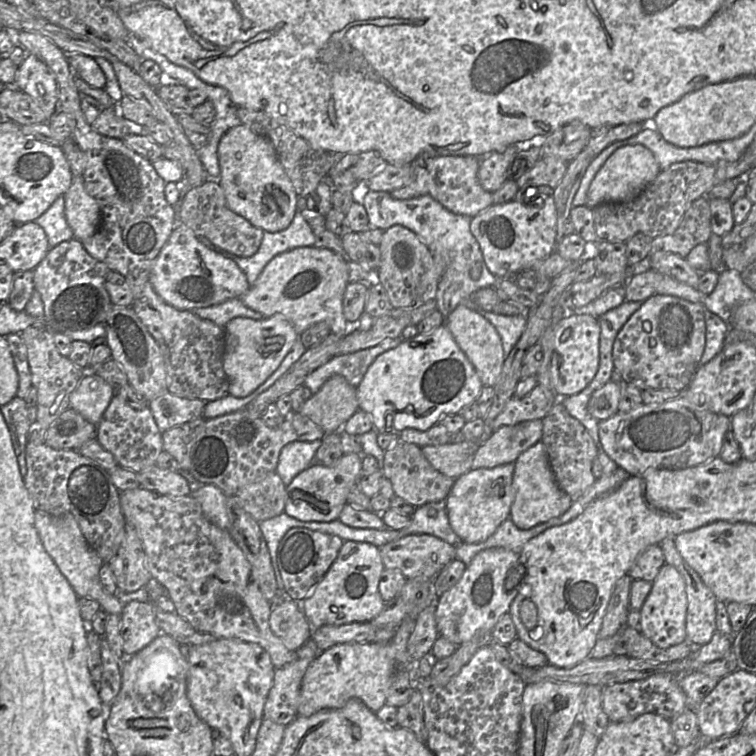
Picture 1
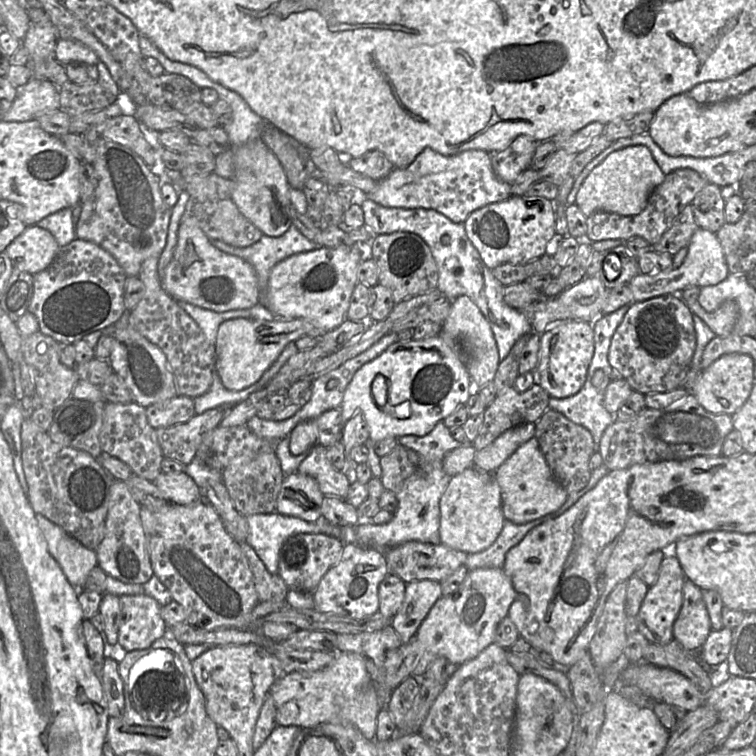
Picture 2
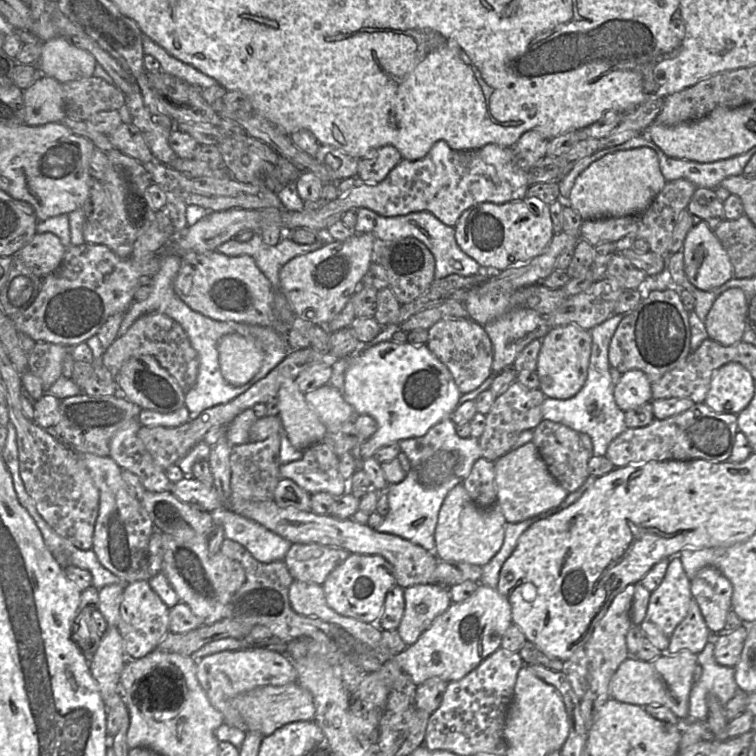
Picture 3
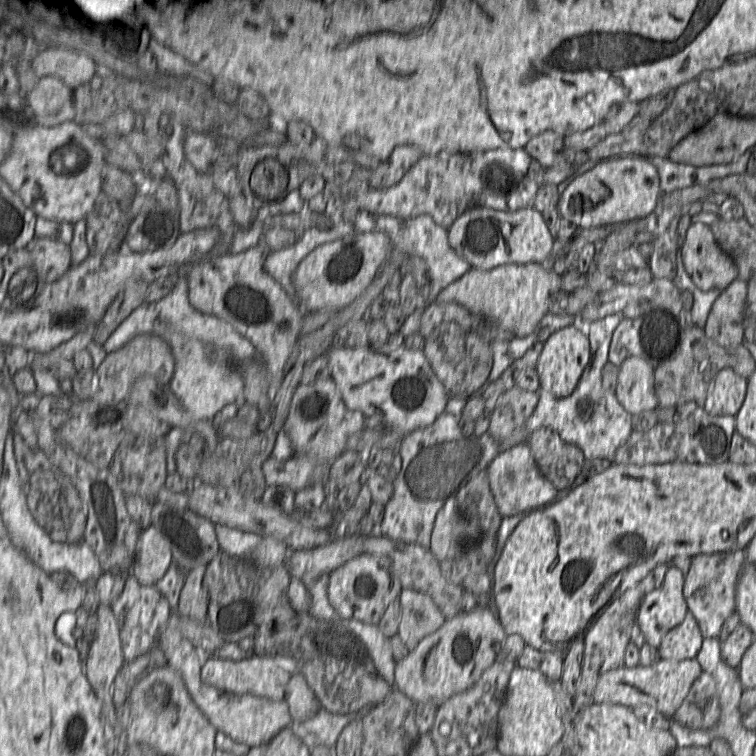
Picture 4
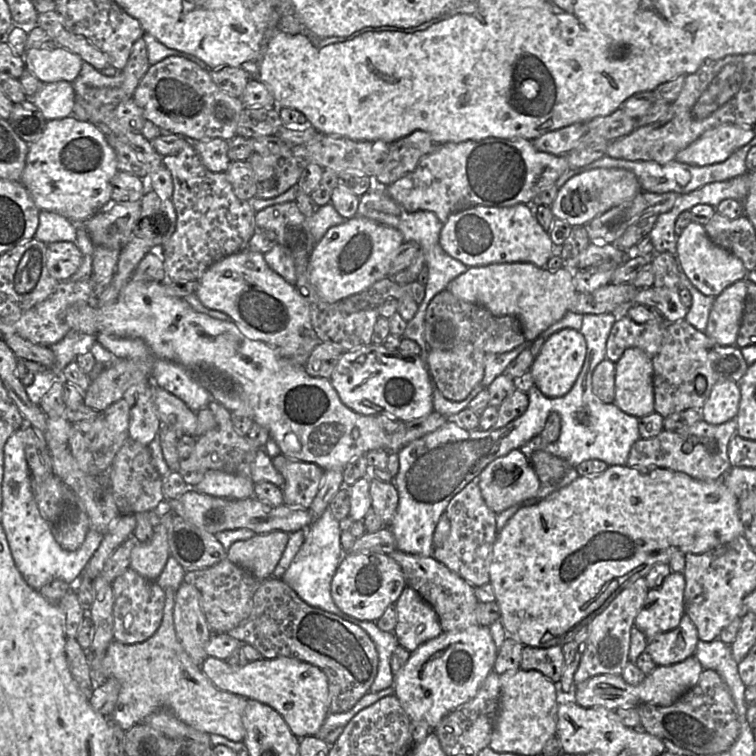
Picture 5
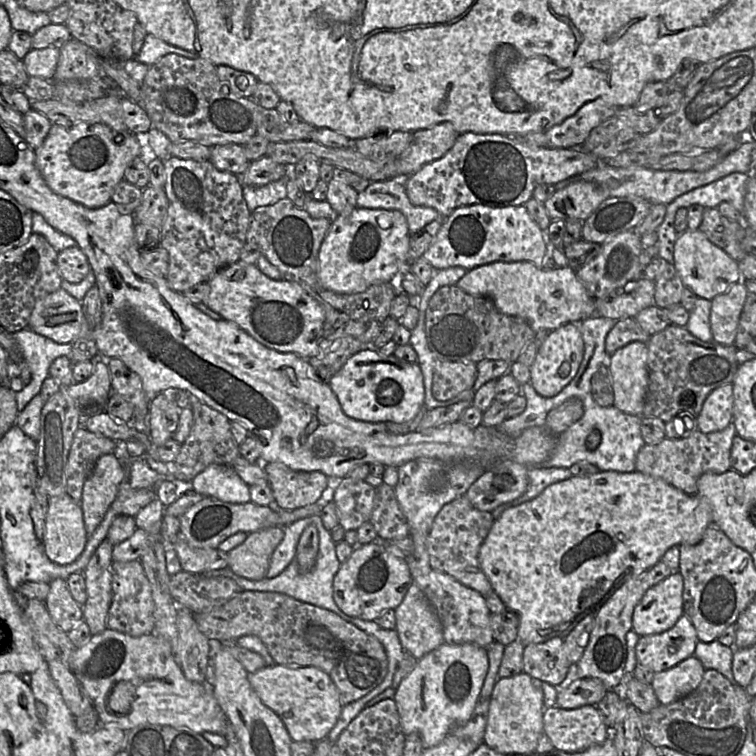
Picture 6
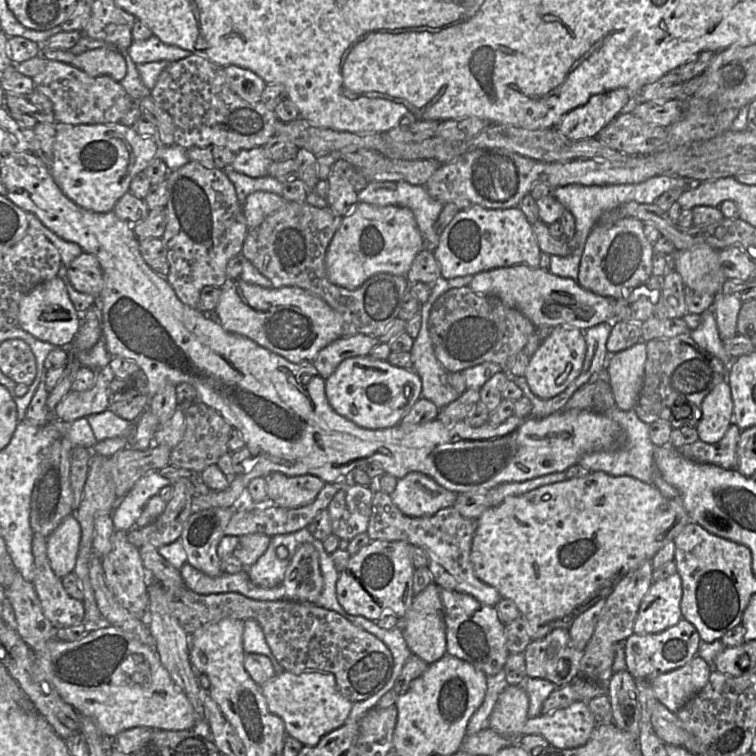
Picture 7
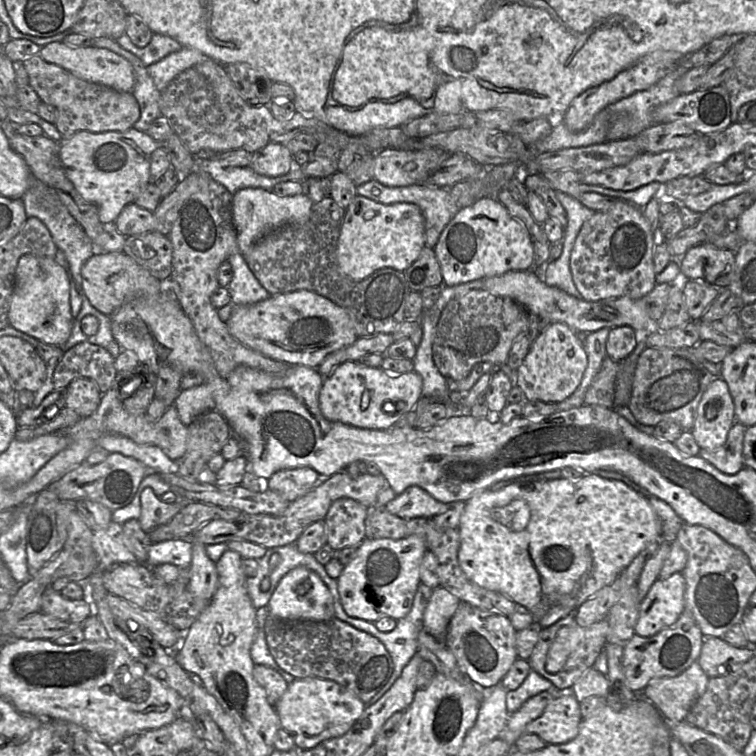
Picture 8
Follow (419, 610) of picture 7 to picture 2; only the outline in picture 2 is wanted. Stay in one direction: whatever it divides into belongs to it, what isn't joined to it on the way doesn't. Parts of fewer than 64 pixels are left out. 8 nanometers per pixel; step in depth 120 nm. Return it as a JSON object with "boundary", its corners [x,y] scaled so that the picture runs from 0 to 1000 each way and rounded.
{"boundary":[[[556,767],[538,771],[533,799],[517,820],[517,828],[533,852],[548,845],[556,827],[583,788],[581,769]]]}

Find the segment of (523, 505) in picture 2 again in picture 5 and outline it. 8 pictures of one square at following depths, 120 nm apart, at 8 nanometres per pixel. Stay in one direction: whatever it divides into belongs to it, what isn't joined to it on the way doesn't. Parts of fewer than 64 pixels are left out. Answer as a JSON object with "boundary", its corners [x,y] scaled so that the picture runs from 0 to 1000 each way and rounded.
{"boundary":[[[680,594],[648,611],[631,632],[643,668],[656,680],[710,655],[716,638],[696,602]]]}

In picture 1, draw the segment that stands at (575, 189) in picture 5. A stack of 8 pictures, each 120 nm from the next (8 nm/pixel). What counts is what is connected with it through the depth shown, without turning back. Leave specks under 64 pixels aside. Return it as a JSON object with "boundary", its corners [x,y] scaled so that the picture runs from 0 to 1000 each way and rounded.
{"boundary":[[[828,192],[815,198],[782,241],[775,272],[782,276],[798,269],[828,269],[839,265],[874,228],[865,204],[852,192]]]}

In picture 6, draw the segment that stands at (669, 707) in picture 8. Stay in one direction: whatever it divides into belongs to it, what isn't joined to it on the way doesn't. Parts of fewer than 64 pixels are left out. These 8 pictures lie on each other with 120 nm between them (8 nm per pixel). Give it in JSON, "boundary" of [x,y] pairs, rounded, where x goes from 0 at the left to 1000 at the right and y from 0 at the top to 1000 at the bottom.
{"boundary":[[[919,868],[892,882],[865,890],[861,909],[873,931],[884,933],[915,917],[926,905],[933,884]]]}

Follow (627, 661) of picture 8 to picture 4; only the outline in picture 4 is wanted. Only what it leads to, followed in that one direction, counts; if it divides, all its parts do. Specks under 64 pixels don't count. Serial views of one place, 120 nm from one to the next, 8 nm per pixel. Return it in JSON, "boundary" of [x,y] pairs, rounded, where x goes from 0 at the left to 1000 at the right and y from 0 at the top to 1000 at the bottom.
{"boundary":[[[910,808],[905,819],[881,837],[869,858],[876,872],[921,870],[930,845],[918,812]]]}

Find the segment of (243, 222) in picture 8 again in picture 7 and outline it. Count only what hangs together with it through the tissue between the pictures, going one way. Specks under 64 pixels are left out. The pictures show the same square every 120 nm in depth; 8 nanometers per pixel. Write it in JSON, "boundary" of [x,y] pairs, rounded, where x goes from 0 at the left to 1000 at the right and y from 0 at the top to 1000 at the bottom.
{"boundary":[[[339,253],[329,257],[320,271],[328,303],[343,299],[353,286],[378,269],[372,258],[358,254]]]}

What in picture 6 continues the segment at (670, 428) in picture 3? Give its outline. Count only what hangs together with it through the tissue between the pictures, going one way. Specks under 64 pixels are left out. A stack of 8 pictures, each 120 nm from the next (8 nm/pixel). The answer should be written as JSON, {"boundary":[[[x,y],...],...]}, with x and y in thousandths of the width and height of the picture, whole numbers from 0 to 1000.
{"boundary":[[[967,558],[958,569],[930,573],[925,569],[899,581],[878,579],[870,587],[853,587],[841,603],[841,623],[877,634],[910,655],[922,653],[922,635],[931,626],[958,626],[967,619],[967,591],[974,566]]]}

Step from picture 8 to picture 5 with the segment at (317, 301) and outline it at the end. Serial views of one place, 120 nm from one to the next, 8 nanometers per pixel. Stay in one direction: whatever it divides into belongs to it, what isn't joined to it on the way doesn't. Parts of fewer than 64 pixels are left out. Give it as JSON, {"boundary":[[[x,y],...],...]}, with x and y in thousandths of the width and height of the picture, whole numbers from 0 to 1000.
{"boundary":[[[324,329],[284,347],[262,370],[258,389],[272,407],[300,415],[327,446],[354,455],[377,474],[385,474],[403,447],[419,444],[406,398],[356,354],[347,335]]]}

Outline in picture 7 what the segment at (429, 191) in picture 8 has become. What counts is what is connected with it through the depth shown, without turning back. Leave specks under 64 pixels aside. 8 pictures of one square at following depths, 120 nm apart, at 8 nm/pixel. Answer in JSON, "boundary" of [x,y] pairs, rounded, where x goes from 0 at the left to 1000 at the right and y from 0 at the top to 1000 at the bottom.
{"boundary":[[[489,239],[472,255],[472,263],[497,272],[541,275],[560,315],[573,300],[586,275],[586,270],[570,261],[558,245],[536,239]]]}

